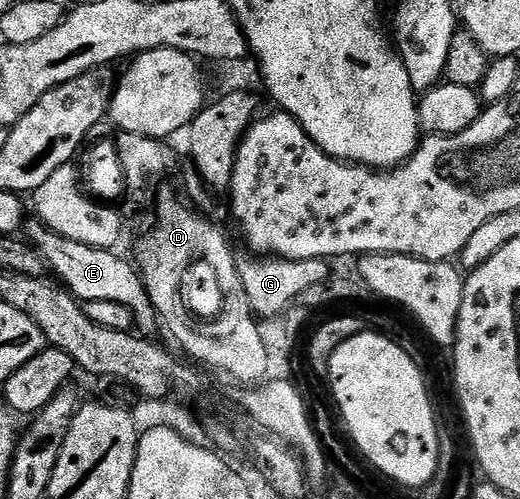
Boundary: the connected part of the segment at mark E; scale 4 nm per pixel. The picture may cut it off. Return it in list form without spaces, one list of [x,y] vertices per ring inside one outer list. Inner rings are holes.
[[[34,222],[30,228],[30,236],[28,235],[29,243],[37,248],[38,253],[42,255],[42,259],[46,261],[47,269],[51,273],[55,272],[59,276],[61,287],[65,288],[71,296],[79,301],[95,300],[96,302],[120,302],[124,306],[128,306],[128,310],[134,316],[134,328],[139,333],[150,334],[154,327],[159,327],[160,317],[155,312],[150,295],[146,292],[146,283],[142,280],[142,273],[138,271],[133,263],[130,264],[126,260],[121,260],[117,256],[117,251],[109,248],[93,248],[92,246],[84,246],[80,242],[72,242],[66,240],[62,236],[50,231],[45,224]]]

